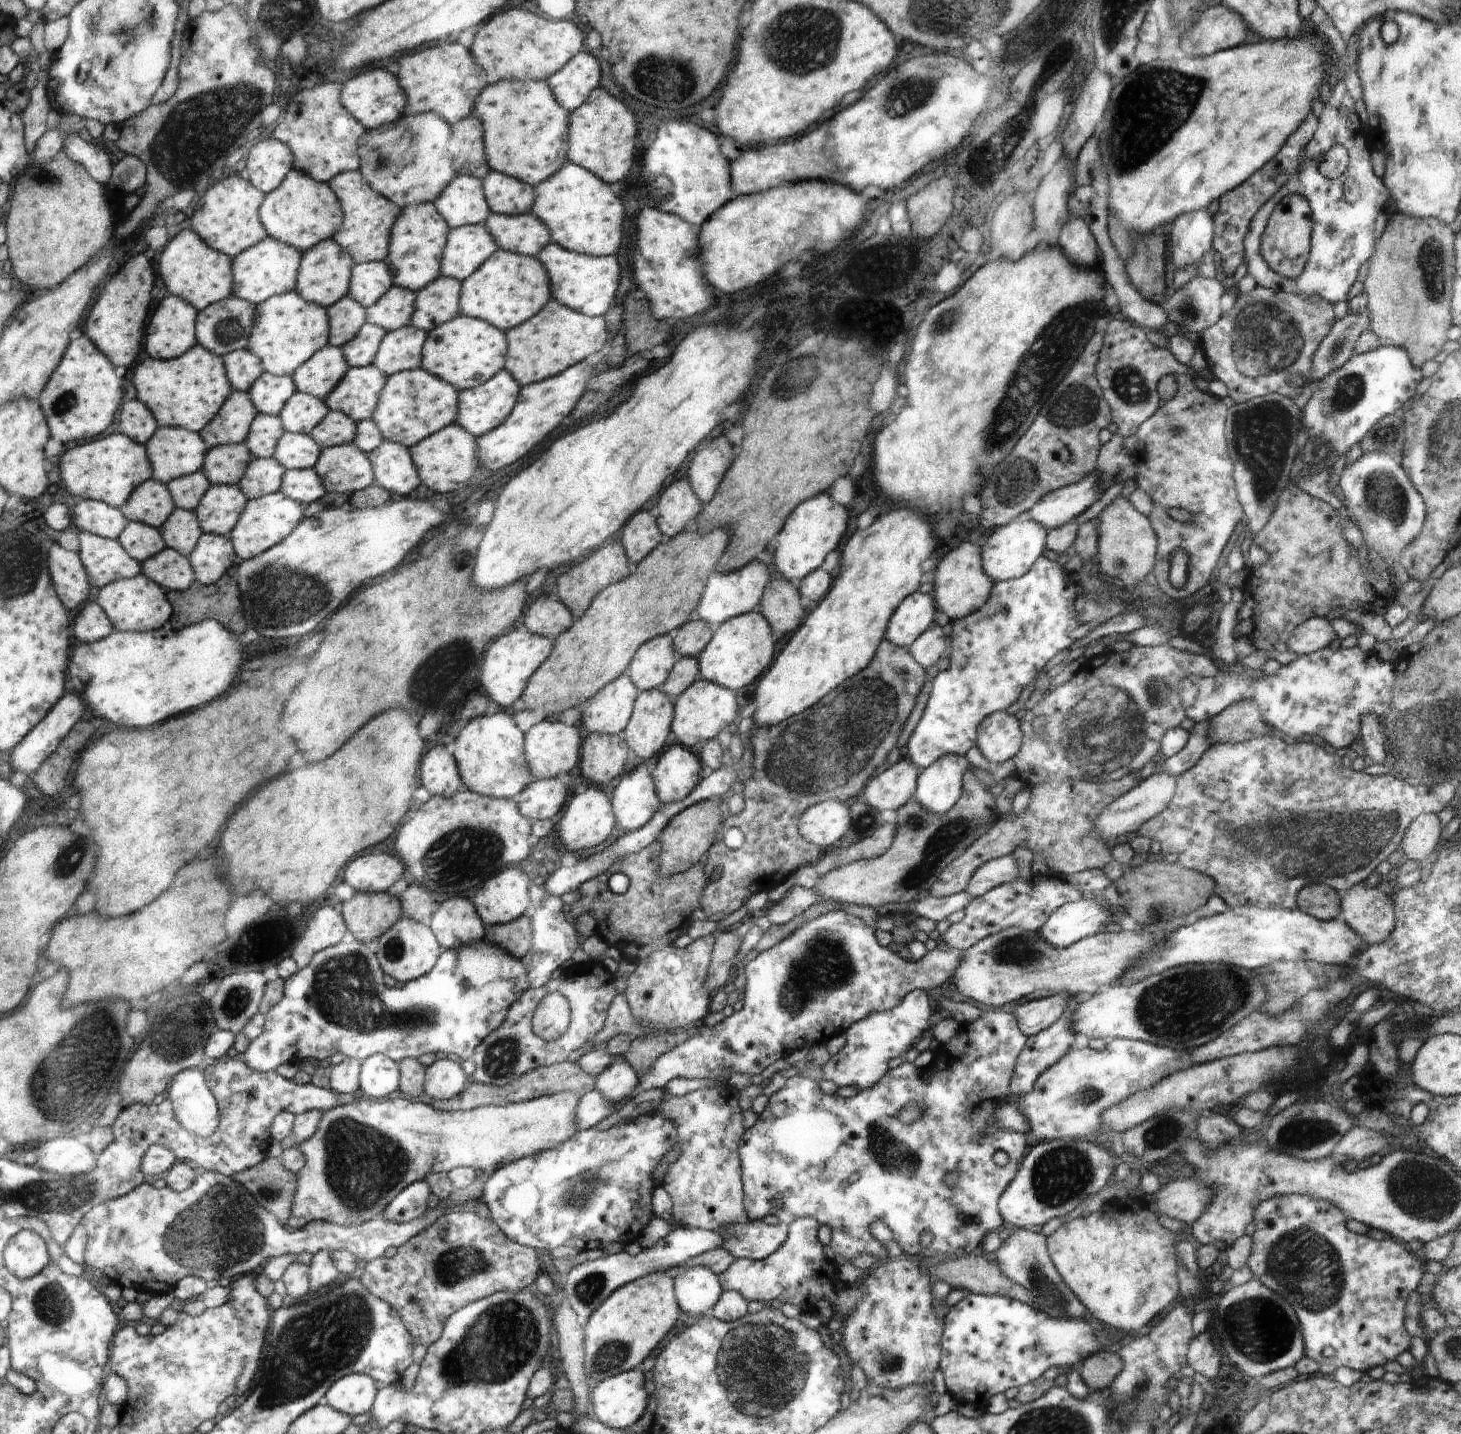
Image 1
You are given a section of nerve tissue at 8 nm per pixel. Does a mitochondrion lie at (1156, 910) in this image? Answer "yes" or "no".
yes

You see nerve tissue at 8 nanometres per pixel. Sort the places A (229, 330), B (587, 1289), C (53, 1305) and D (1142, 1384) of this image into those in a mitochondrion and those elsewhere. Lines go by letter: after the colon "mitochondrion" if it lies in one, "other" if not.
A: mitochondrion
B: mitochondrion
C: mitochondrion
D: mitochondrion

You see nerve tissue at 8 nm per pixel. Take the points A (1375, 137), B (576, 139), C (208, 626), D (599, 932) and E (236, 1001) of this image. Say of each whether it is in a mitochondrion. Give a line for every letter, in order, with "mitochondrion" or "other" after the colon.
A: other
B: other
C: other
D: other
E: mitochondrion

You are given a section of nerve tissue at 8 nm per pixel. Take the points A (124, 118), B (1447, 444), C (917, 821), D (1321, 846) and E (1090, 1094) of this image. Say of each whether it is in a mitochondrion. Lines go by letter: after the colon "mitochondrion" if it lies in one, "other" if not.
A: other
B: mitochondrion
C: mitochondrion
D: mitochondrion
E: mitochondrion

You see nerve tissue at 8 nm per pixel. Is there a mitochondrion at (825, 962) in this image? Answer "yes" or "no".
yes

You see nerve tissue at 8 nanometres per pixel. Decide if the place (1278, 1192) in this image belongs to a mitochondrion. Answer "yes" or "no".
no

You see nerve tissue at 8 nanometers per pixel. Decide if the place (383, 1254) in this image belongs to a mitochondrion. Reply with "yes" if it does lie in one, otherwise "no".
no

